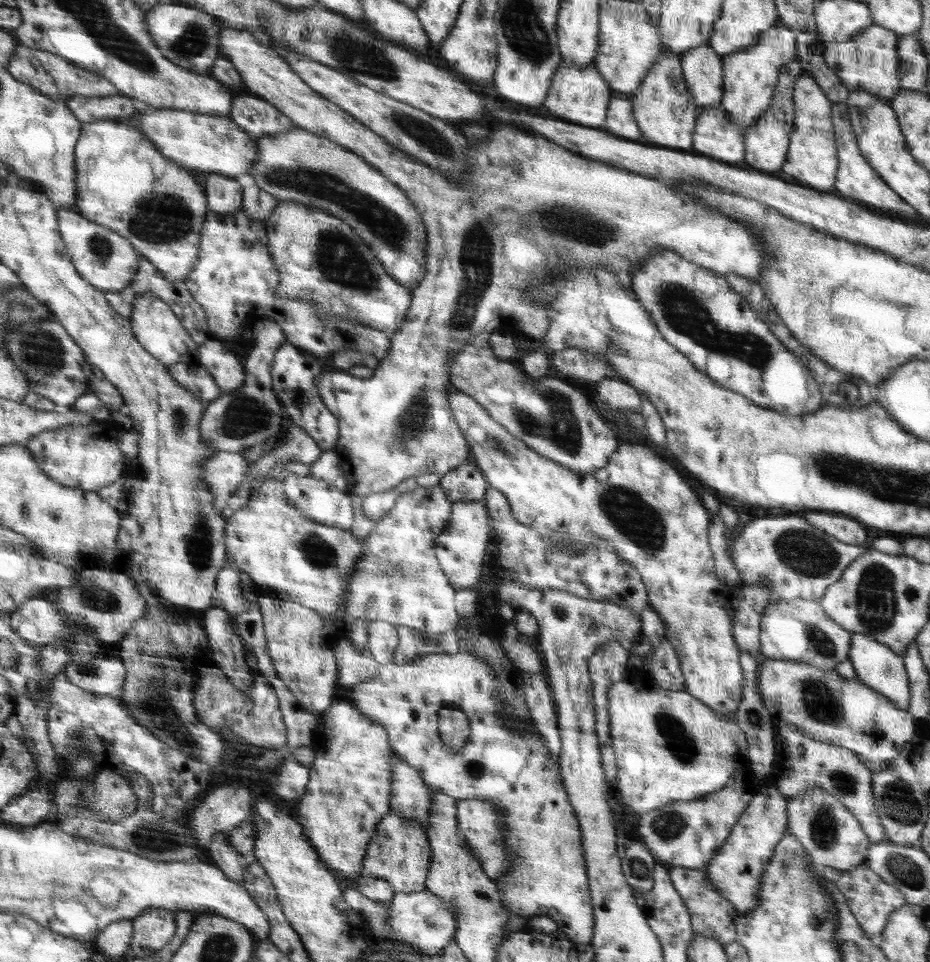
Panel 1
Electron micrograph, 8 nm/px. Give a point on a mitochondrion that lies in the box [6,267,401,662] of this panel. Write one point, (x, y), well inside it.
(43, 352)

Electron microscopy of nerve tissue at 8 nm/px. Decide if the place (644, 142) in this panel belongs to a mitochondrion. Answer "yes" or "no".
no

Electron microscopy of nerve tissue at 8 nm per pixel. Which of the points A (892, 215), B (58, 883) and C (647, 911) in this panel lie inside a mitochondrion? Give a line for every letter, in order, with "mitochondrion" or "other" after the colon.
A: other
B: mitochondrion
C: other

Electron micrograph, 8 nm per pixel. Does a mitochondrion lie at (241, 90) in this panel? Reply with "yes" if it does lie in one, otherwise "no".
no

